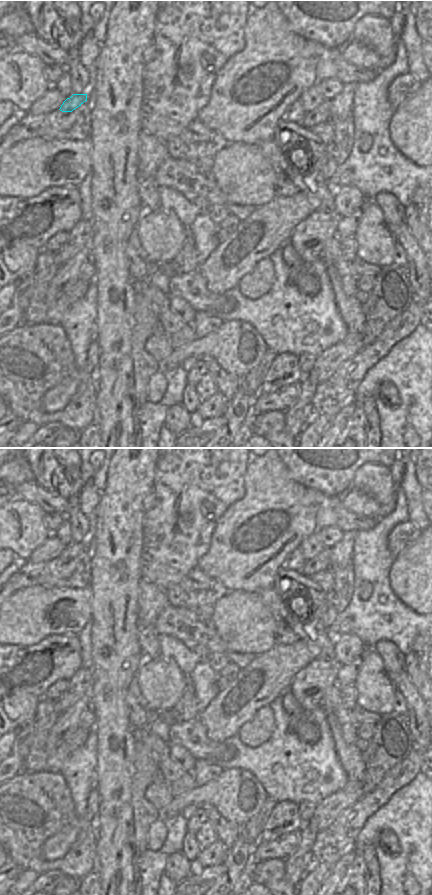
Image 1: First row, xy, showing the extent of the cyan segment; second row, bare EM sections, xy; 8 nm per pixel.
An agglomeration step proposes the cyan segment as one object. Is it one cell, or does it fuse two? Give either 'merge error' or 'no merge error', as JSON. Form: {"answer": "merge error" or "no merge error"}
{"answer": "no merge error"}

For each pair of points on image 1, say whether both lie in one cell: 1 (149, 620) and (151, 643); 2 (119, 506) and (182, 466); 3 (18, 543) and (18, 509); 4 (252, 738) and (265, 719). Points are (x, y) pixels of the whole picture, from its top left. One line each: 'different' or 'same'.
1: same
2: different
3: same
4: same

